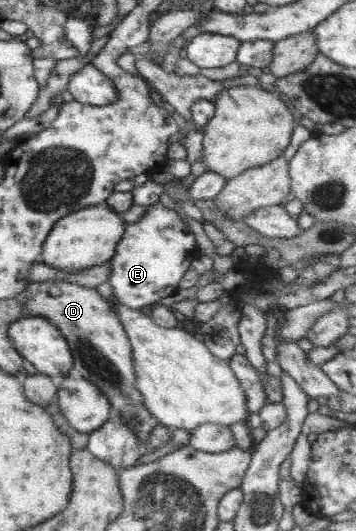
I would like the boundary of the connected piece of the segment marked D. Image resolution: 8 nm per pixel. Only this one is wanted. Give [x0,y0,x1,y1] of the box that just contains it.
[17,280,158,442]

